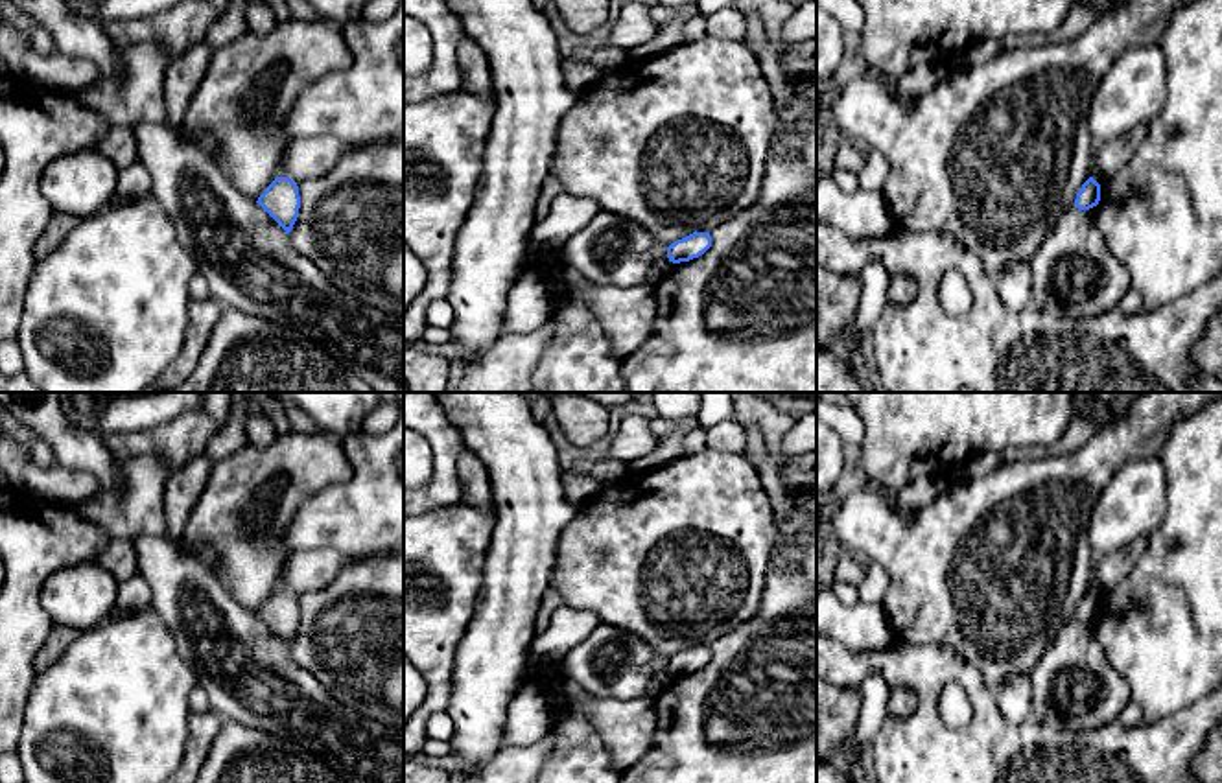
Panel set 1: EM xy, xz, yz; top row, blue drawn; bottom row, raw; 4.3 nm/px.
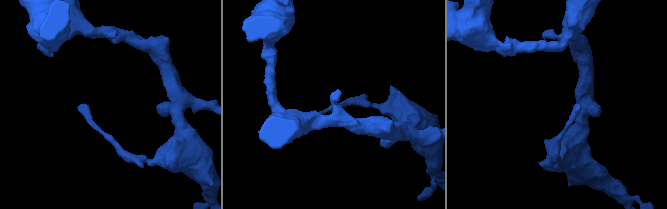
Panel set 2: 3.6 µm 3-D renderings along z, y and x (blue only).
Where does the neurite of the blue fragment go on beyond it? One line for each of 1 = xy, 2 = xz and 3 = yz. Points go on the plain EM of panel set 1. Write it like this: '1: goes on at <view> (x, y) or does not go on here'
1: does not go on here
2: does not go on here
3: does not go on here

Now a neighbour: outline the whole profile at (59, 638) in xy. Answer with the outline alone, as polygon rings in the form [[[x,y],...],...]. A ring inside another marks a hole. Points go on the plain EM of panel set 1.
[[[53,625],[50,636],[42,643],[41,650],[37,652],[33,665],[37,672],[42,672],[50,669],[59,656],[65,652],[65,649],[77,639],[81,632],[70,628],[70,626],[61,626]]]

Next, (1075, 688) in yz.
[[[1097,619],[1065,623],[1030,672],[1030,684],[1030,717],[1049,733],[1108,726],[1130,702],[1124,678],[1097,639]]]

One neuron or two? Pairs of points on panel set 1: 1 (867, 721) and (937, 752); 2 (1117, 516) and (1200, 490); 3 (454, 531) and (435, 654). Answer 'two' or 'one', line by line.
1: two
2: two
3: one

